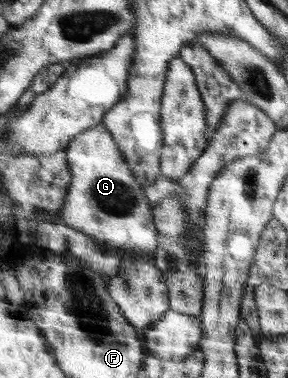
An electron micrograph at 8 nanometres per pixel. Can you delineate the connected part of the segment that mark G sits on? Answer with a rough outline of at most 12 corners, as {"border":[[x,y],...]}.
{"border":[[112,131],[67,152],[65,223],[153,252],[153,206]]}

